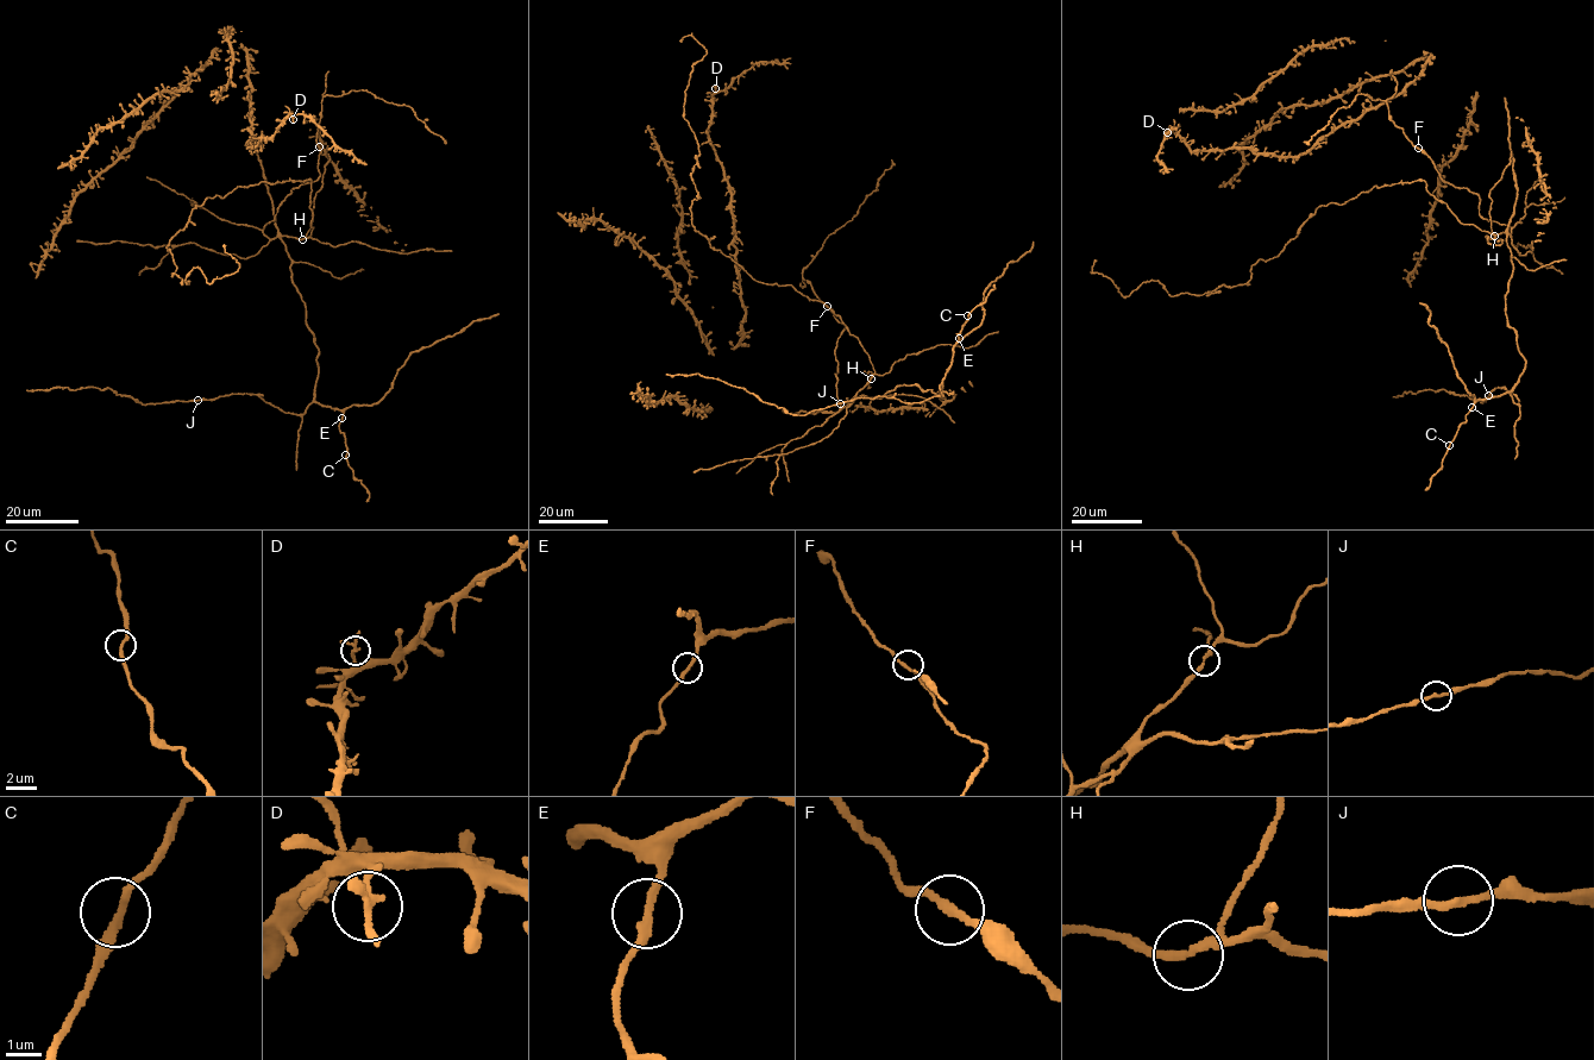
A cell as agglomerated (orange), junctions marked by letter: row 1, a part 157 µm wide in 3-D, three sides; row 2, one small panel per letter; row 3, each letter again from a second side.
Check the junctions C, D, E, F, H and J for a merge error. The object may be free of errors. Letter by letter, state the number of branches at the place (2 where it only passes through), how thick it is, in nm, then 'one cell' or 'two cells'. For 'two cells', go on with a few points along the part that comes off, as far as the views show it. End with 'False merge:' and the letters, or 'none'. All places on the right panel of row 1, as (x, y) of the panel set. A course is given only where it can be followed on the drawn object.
C: 2 | 240 nm | one cell
D: 2 | 220 nm | one cell
E: 2 | 240 nm | one cell
F: 2 | 220 nm | one cell
H: 2 | 240 nm | one cell
J: 2 | 200 nm | one cell
False merge: none

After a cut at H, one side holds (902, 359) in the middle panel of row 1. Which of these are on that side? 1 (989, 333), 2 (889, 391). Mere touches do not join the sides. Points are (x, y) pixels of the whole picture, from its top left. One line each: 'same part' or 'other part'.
1: same part
2: other part

